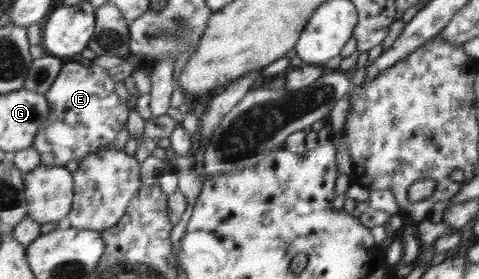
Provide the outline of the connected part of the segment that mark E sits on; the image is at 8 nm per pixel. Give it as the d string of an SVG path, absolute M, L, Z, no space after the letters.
M78 61L65 63L51 87L44 93L50 104L50 117L46 126L39 131L32 149L39 153L43 166L65 166L69 161L85 160L87 157L97 154L97 151L111 145L117 134L126 127L129 110L127 104L119 100L115 92L115 82L106 72L106 68L89 63L83 65Z

